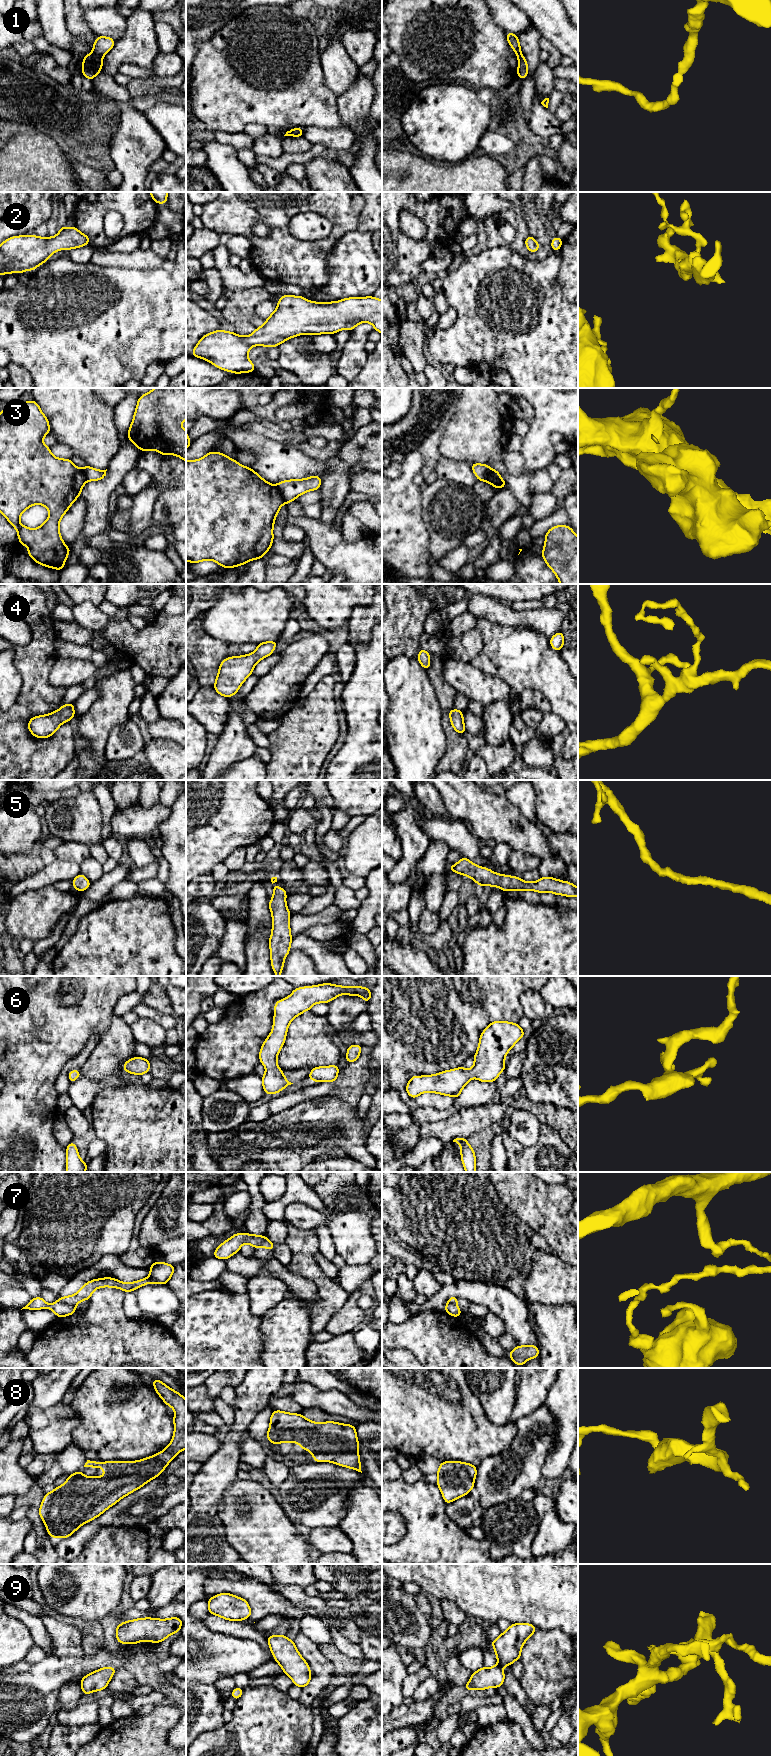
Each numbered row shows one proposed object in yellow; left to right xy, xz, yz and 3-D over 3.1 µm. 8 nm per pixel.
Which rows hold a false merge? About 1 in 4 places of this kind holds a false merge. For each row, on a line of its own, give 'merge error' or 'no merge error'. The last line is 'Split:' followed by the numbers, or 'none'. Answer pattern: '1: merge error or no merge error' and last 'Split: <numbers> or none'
1: merge error
2: no merge error
3: merge error
4: no merge error
5: no merge error
6: no merge error
7: merge error
8: no merge error
9: no merge error
Split: 1, 3, 7

